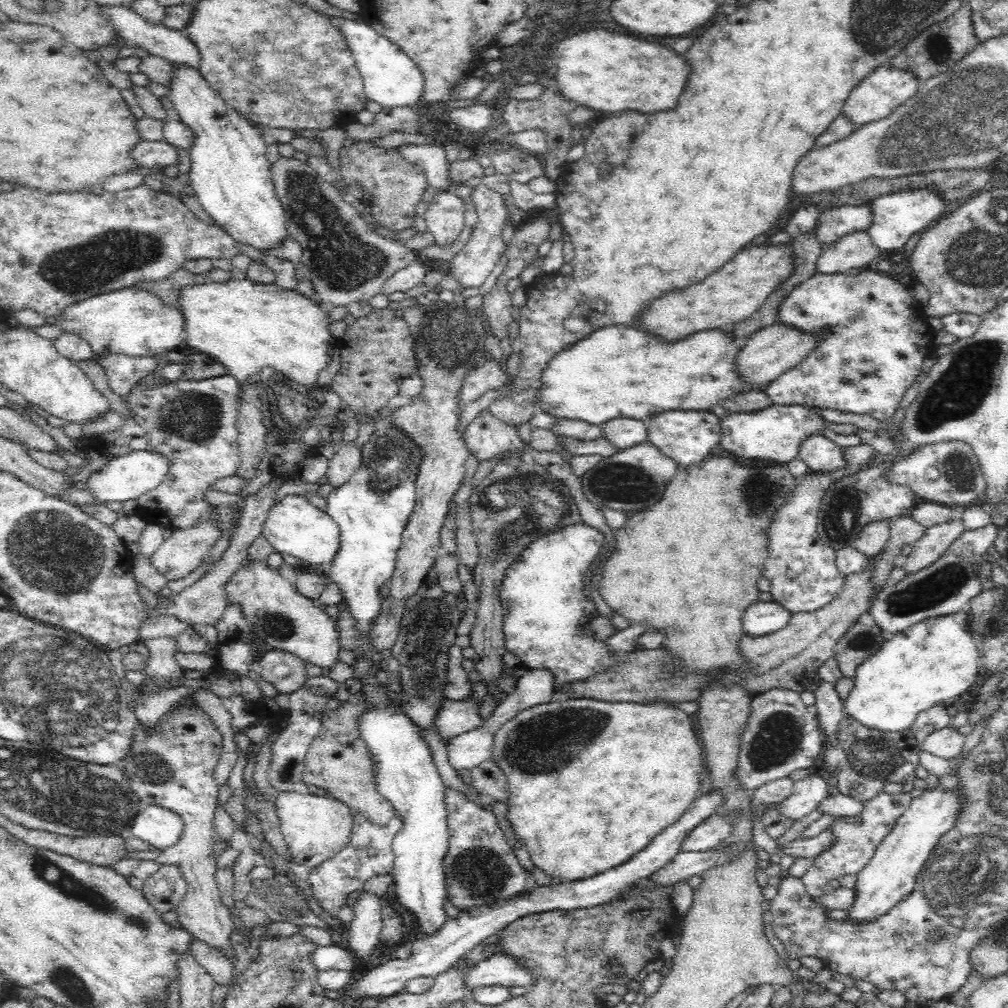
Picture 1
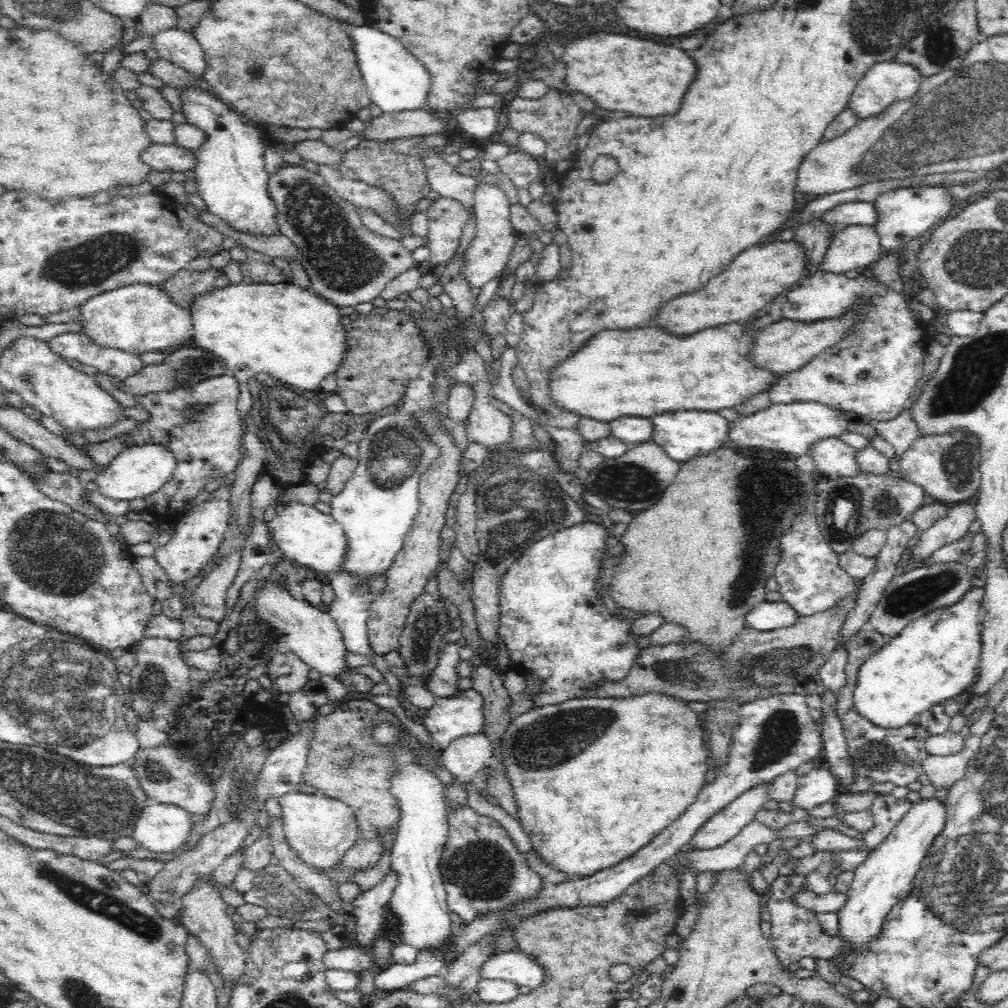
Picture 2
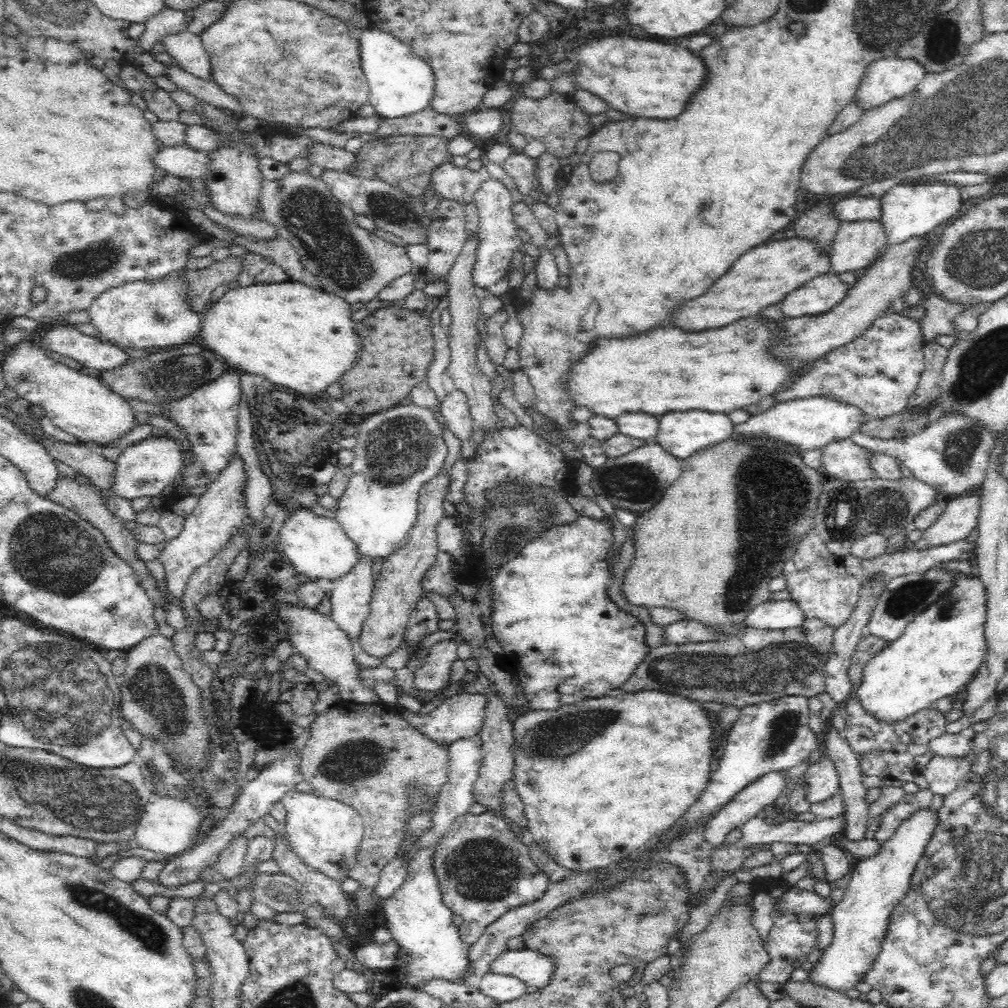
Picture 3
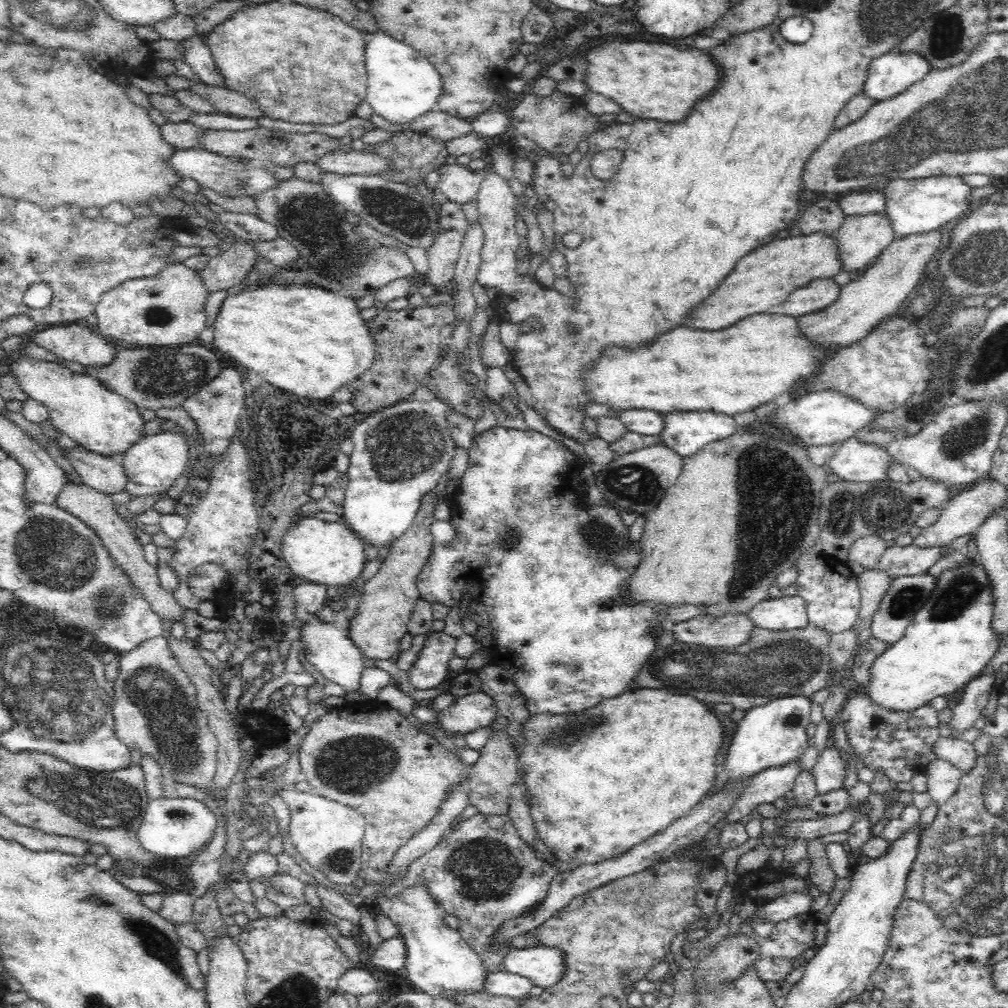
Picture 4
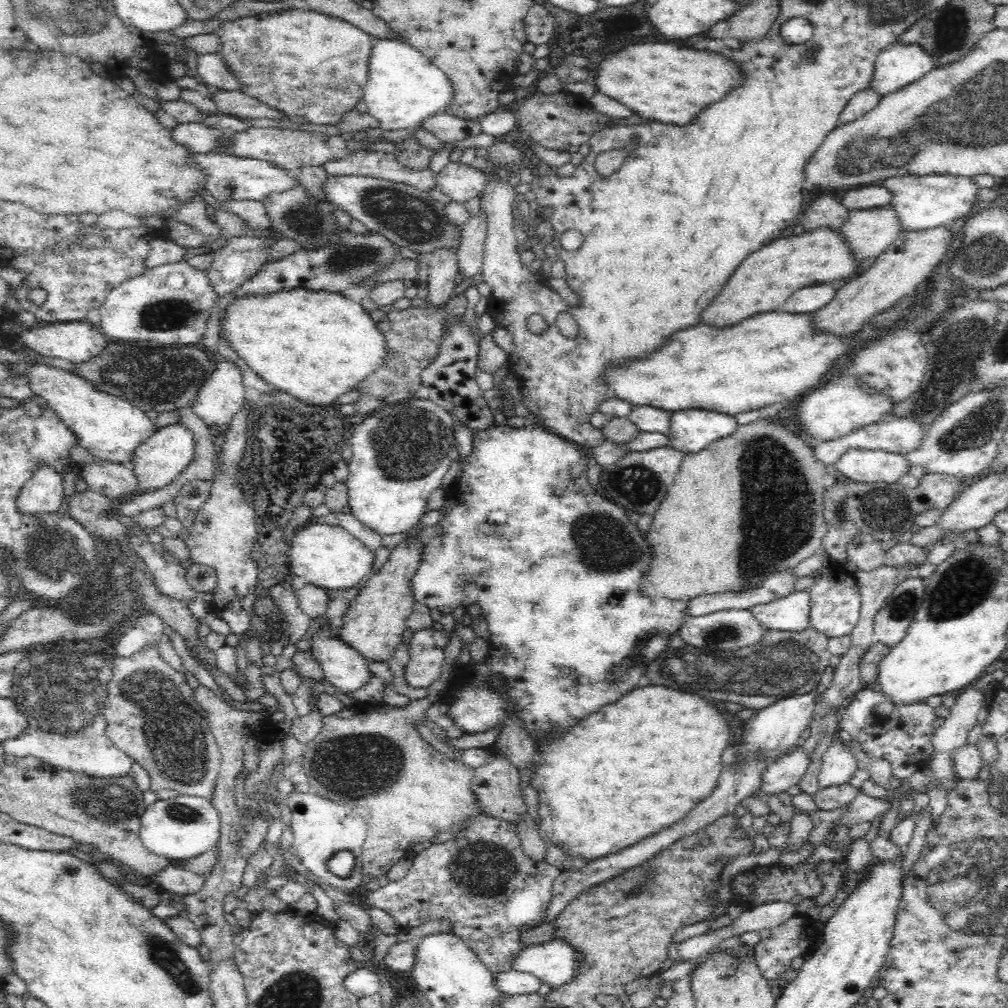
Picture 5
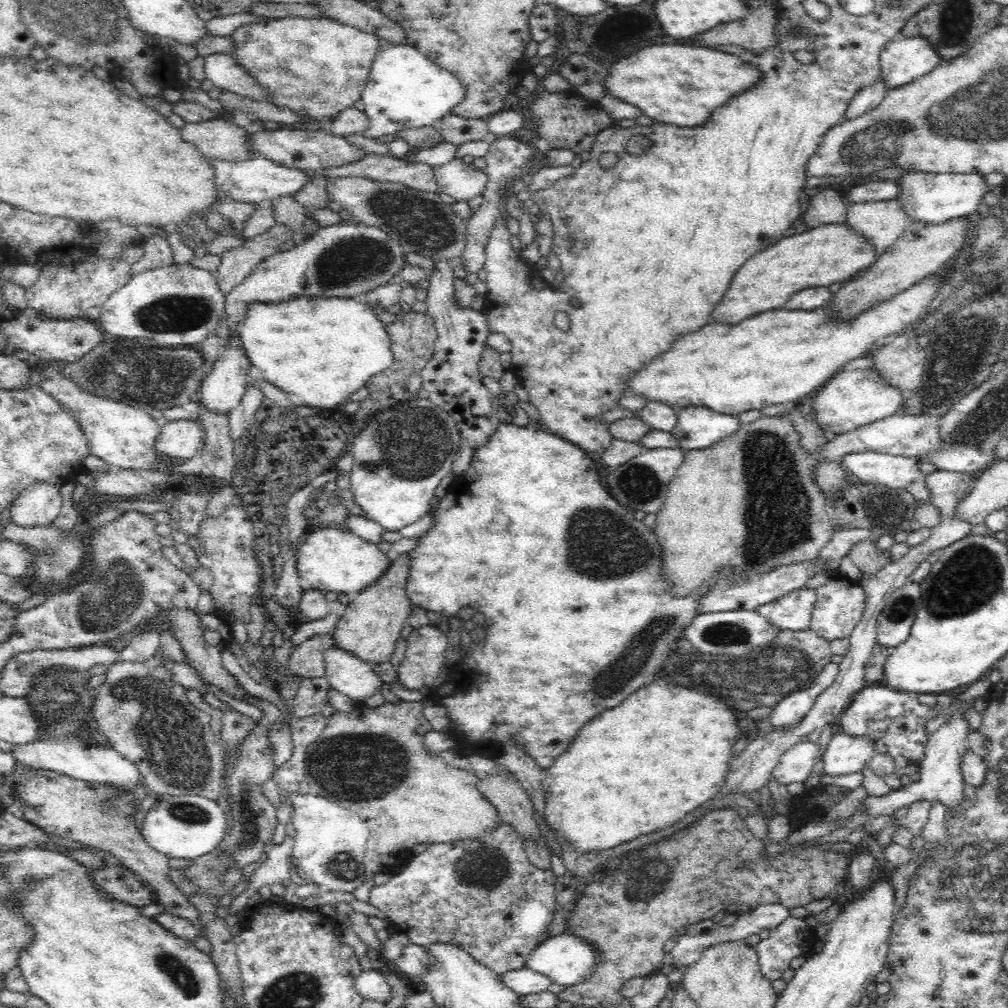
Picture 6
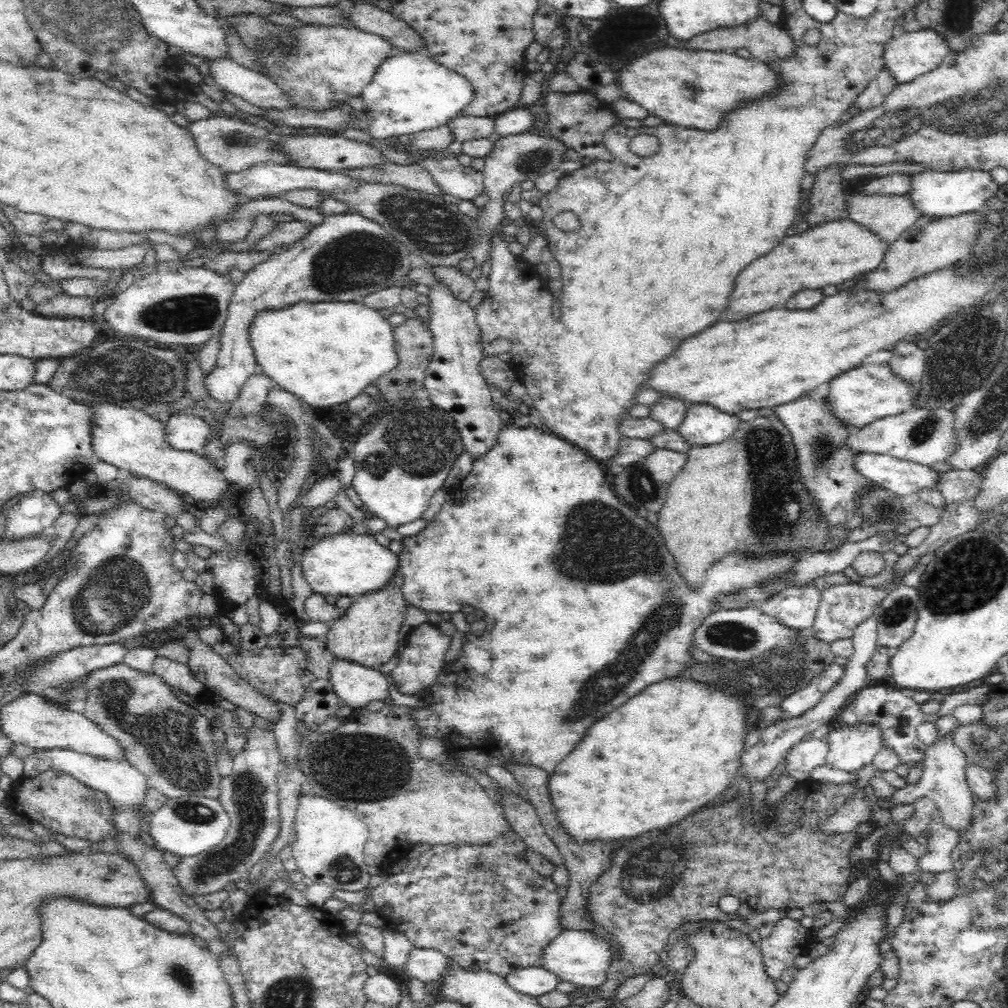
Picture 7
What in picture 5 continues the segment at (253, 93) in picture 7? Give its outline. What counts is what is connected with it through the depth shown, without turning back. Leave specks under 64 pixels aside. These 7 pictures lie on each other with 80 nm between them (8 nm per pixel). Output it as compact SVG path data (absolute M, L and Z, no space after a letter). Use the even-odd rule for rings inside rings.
M217 53L198 54L196 70L202 78L202 87L205 90L240 91L238 83L227 71Z

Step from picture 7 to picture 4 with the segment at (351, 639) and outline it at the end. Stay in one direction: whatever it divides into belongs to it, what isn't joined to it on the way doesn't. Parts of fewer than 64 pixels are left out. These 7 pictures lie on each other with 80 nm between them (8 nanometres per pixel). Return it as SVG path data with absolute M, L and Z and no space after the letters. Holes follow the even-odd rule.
M436 486L423 494L412 526L394 542L380 570L364 584L364 594L358 600L358 616L352 620L350 639L356 643L363 656L378 660L390 659L399 650L400 640L407 632L407 624L412 616L416 600L420 598L416 578L425 568L433 554L430 526L436 522Z

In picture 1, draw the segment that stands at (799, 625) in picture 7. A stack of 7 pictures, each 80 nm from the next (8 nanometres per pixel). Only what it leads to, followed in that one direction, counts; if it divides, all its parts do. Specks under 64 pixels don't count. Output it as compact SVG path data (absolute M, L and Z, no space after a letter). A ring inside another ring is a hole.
M756 601L746 608L741 616L743 634L752 638L768 636L781 628L789 621L790 613L786 612L774 601Z

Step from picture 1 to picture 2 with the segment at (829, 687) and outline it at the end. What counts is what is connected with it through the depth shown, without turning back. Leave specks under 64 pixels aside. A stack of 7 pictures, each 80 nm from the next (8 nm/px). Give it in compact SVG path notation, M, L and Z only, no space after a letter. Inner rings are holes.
M830 689L822 692L822 718L819 719L821 737L823 740L822 761L828 764L830 773L838 777L842 792L850 797L855 792L848 792L846 786L854 780L854 766L850 755L846 752L846 739L838 712L836 712L837 696Z

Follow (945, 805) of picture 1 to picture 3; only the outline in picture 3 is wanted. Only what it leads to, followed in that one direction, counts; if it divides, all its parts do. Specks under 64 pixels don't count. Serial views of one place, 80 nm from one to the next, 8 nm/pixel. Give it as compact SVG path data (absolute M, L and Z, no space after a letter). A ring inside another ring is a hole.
M930 805L927 808L917 807L915 811L903 820L894 834L879 843L879 849L871 856L865 859L857 860L852 865L851 881L844 893L844 897L835 906L830 914L834 925L833 942L824 950L818 964L808 966L810 980L820 982L830 989L844 992L856 988L856 985L862 982L862 974L868 972L870 964L874 962L875 956L878 954L880 944L884 940L886 928L888 928L888 919L894 908L900 904L910 888L910 880L916 870L916 866L922 858L926 850L926 844L932 838L932 832L938 826L938 811L932 809Z

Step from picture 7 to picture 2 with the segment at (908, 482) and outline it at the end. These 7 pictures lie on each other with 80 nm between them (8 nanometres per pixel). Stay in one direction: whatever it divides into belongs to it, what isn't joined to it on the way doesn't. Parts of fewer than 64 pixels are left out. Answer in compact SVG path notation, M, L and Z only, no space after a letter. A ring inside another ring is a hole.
M818 439L810 446L807 454L814 463L816 474L823 479L851 477L862 472L854 462L856 450L850 449L840 439Z

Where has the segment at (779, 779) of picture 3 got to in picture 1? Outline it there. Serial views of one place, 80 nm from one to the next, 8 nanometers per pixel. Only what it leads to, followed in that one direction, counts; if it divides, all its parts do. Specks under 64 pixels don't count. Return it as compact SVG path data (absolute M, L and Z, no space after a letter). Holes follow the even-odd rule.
M714 814L697 824L677 846L677 854L682 852L704 852L718 844L719 840L726 838L733 828L729 818Z

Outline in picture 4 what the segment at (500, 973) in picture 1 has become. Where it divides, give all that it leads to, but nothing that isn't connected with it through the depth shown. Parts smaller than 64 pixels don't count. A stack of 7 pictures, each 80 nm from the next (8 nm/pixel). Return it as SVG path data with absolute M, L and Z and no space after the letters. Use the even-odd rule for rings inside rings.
M544 947L511 948L500 967L502 971L528 979L533 986L548 988L562 978L564 961L561 952Z

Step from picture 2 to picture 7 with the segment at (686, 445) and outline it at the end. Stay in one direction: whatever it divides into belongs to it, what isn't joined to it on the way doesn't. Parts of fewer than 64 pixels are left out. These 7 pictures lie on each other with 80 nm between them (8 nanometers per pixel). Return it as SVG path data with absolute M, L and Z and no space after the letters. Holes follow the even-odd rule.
M694 404L686 409L684 420L675 432L690 448L706 447L728 439L740 424L741 420L736 415L720 412L706 404Z

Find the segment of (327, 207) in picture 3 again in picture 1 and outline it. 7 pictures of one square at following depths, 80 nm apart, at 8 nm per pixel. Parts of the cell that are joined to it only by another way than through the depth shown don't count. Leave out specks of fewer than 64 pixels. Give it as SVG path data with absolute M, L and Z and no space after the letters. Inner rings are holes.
M280 158L271 164L271 175L276 195L284 207L289 236L299 242L302 250L300 264L308 270L308 276L315 290L314 300L324 312L335 306L345 306L355 300L368 301L381 292L384 281L397 270L409 265L418 258L415 251L404 247L402 242L382 237L371 230L366 220L360 216L360 209L355 202L346 198L329 182L320 178L306 162L295 158Z

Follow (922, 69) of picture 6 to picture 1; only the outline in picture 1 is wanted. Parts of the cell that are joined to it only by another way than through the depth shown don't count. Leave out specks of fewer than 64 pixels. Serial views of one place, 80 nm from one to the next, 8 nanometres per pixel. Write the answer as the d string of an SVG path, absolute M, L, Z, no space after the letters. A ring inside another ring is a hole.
M884 64L870 72L869 76L863 79L853 89L853 92L850 92L842 107L841 115L847 118L848 122L851 122L855 129L862 128L866 124L878 122L878 120L884 120L896 108L902 106L907 100L916 95L919 86L920 83L912 77L912 74Z

